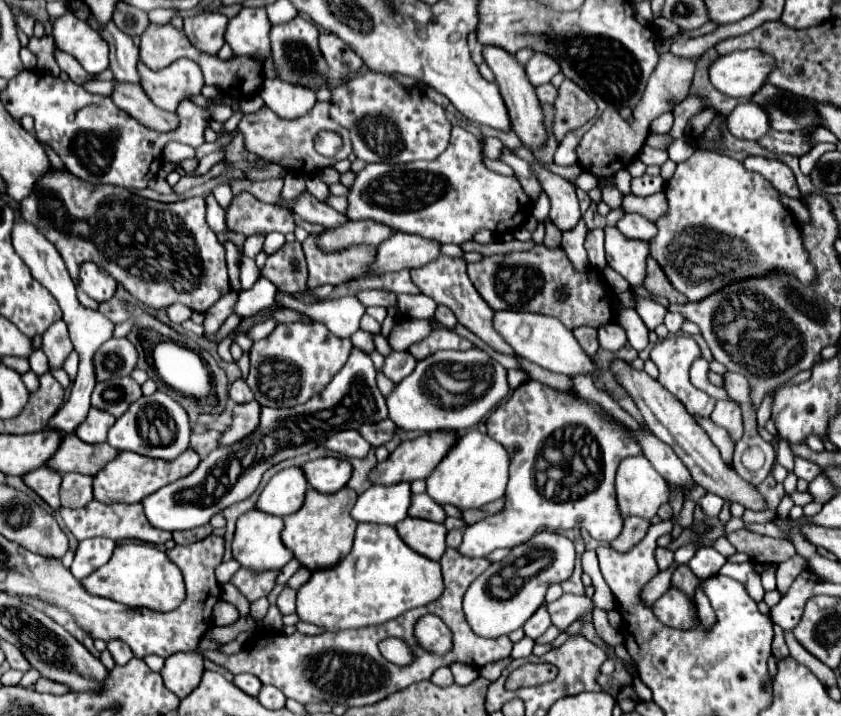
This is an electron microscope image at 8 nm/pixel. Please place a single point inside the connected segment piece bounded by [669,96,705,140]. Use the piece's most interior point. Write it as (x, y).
(693, 104)

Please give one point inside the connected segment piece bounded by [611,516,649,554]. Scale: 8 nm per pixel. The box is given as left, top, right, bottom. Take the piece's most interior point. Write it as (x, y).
(634, 529)

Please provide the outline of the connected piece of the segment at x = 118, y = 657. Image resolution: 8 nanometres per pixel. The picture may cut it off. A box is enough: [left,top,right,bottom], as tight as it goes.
[107,640,133,666]

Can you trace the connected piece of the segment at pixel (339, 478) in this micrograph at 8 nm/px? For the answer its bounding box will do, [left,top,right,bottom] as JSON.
[303,458,353,494]

